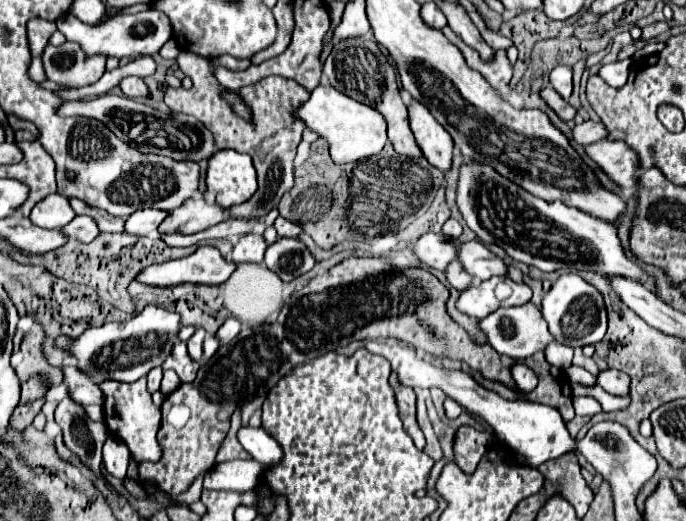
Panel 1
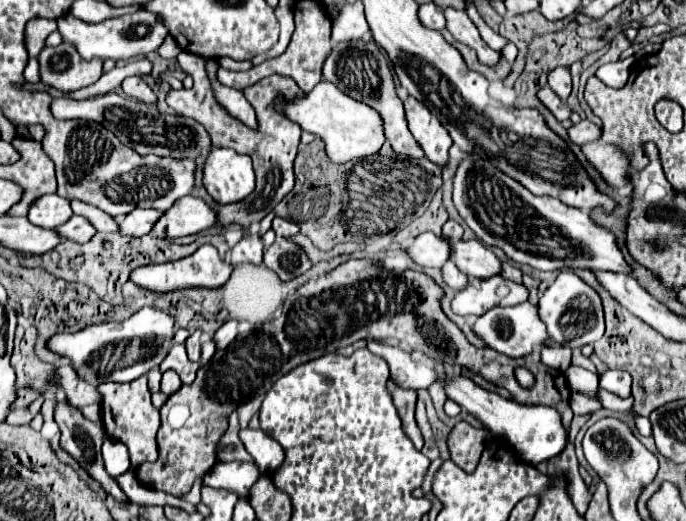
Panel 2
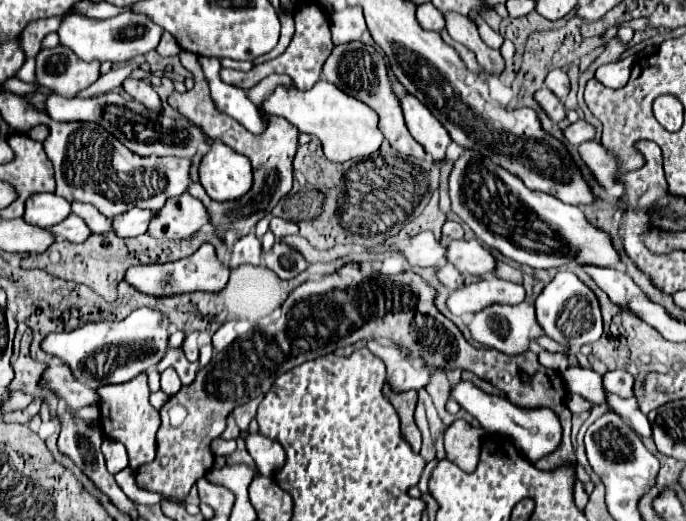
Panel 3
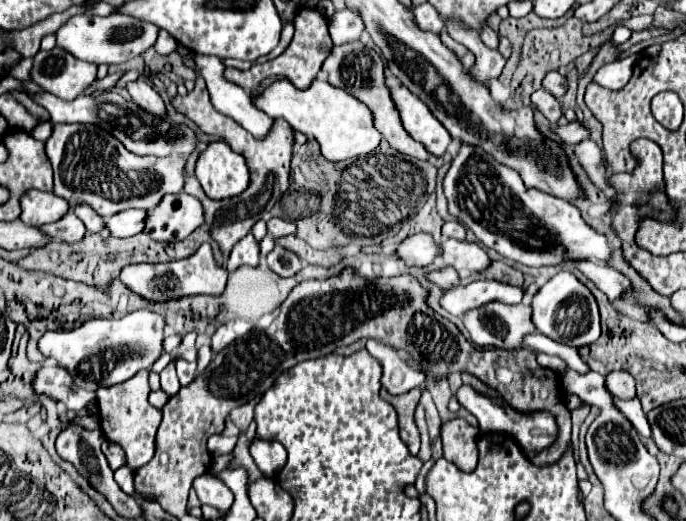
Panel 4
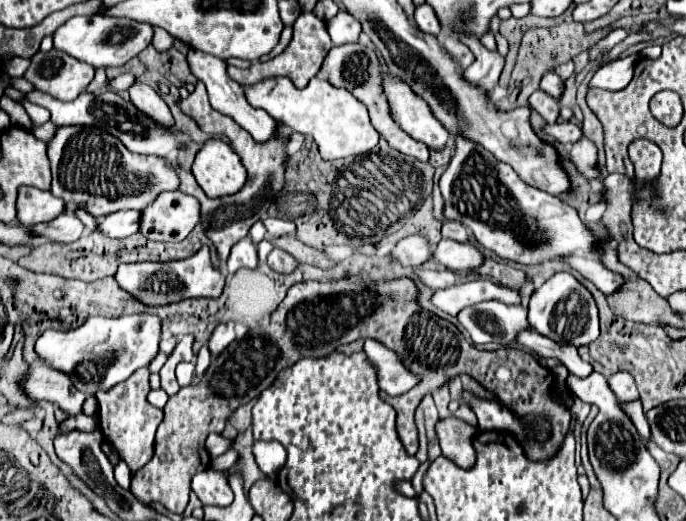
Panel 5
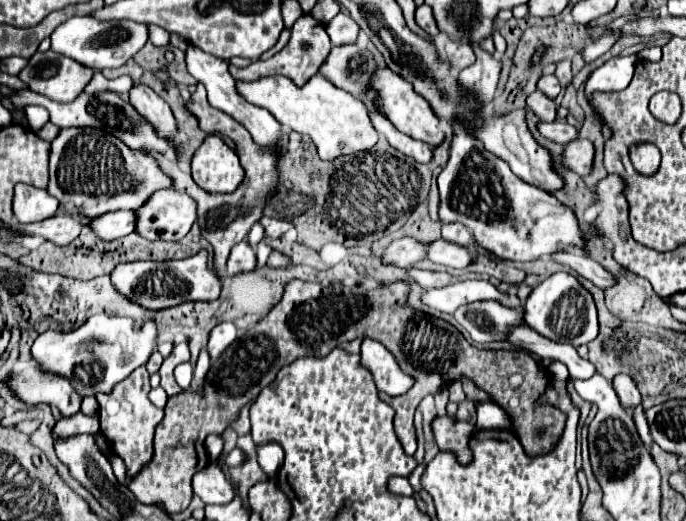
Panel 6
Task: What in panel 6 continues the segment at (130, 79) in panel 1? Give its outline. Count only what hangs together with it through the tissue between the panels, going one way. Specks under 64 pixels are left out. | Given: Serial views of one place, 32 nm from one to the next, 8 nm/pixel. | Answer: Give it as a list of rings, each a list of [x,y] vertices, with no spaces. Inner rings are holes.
[[[134,84],[130,88],[130,104],[156,128],[162,138],[176,136],[176,120],[170,112],[170,106],[148,86]]]

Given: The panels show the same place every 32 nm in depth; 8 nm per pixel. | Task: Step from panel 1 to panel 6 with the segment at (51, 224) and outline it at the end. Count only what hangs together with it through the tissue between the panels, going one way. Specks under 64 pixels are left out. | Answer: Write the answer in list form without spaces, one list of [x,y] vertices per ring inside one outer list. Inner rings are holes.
[[[18,184],[14,192],[14,216],[20,224],[42,222],[58,214],[60,202],[46,190],[32,188],[28,184]]]

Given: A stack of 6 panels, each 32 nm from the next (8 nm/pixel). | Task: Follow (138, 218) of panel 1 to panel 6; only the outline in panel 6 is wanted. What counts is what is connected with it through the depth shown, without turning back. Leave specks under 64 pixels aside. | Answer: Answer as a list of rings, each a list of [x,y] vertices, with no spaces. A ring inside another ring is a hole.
[[[134,210],[108,212],[94,218],[90,226],[102,240],[116,240],[136,230],[136,212]]]

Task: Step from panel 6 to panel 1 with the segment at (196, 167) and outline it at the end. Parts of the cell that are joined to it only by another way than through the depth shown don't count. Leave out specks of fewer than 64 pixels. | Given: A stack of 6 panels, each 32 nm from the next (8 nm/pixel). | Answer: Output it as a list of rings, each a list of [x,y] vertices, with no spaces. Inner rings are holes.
[[[218,150],[208,160],[206,186],[220,206],[230,208],[242,204],[258,188],[252,158],[232,150]]]

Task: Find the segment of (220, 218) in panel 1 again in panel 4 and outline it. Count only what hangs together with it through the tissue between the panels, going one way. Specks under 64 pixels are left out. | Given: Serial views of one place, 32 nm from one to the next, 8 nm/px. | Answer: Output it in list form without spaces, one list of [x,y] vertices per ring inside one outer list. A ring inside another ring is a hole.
[[[190,194],[164,196],[160,206],[148,210],[146,234],[154,240],[184,240],[204,224],[204,208]]]

